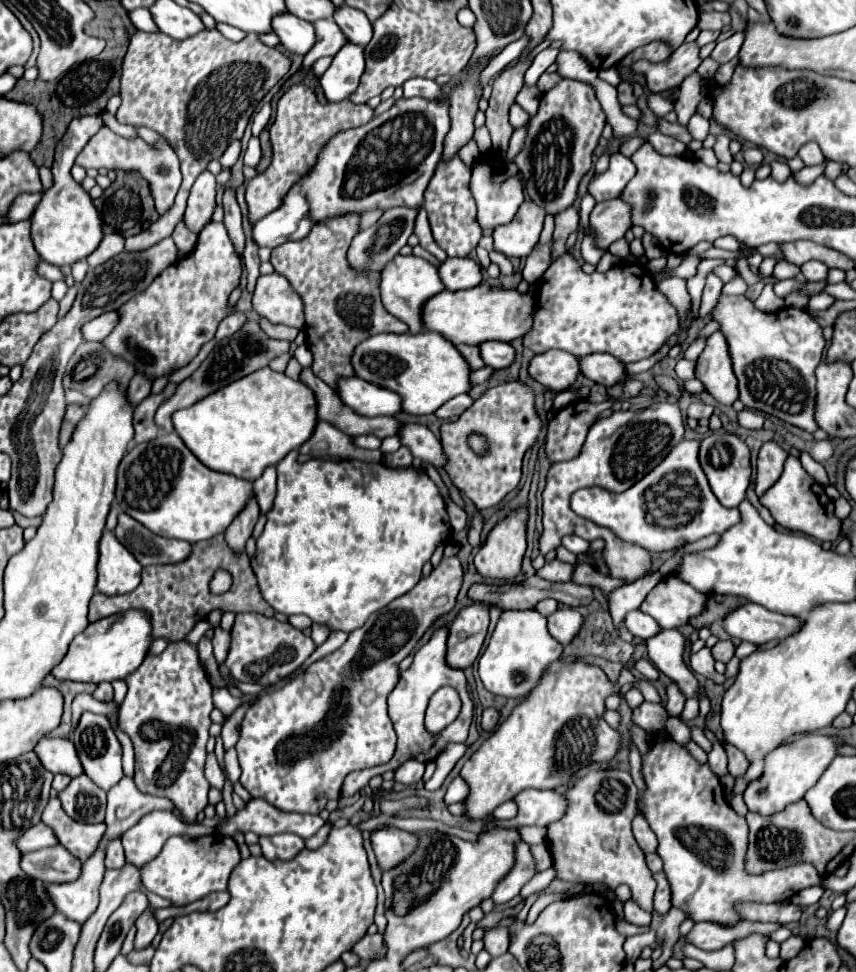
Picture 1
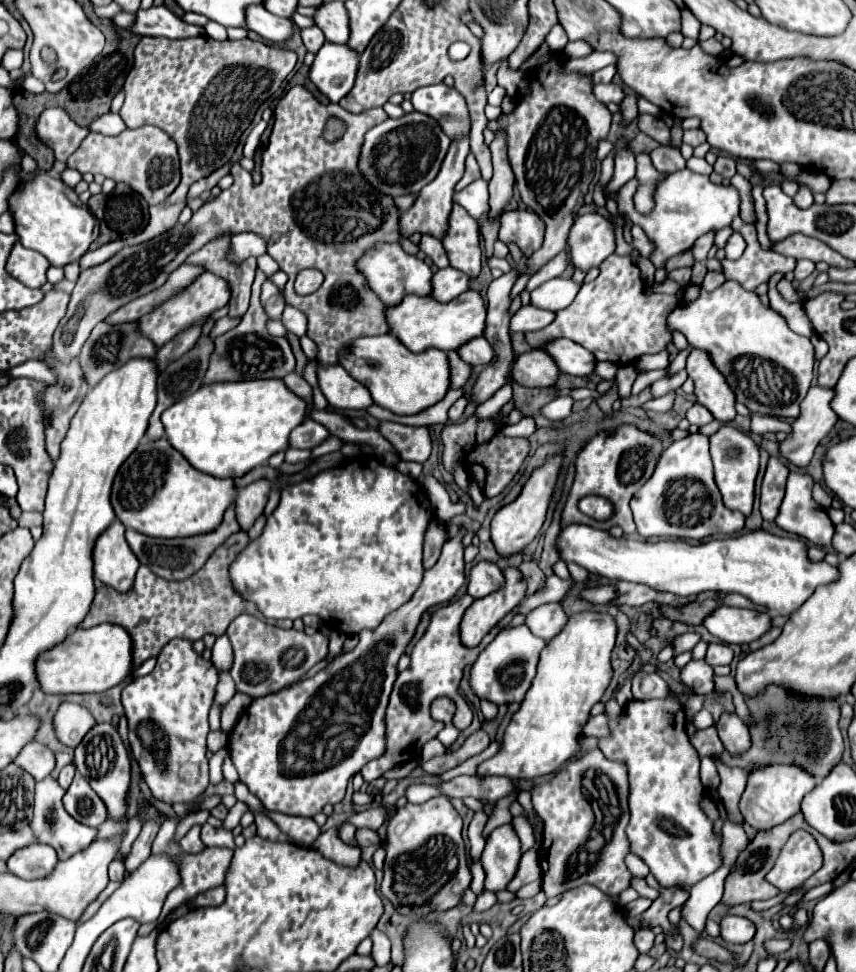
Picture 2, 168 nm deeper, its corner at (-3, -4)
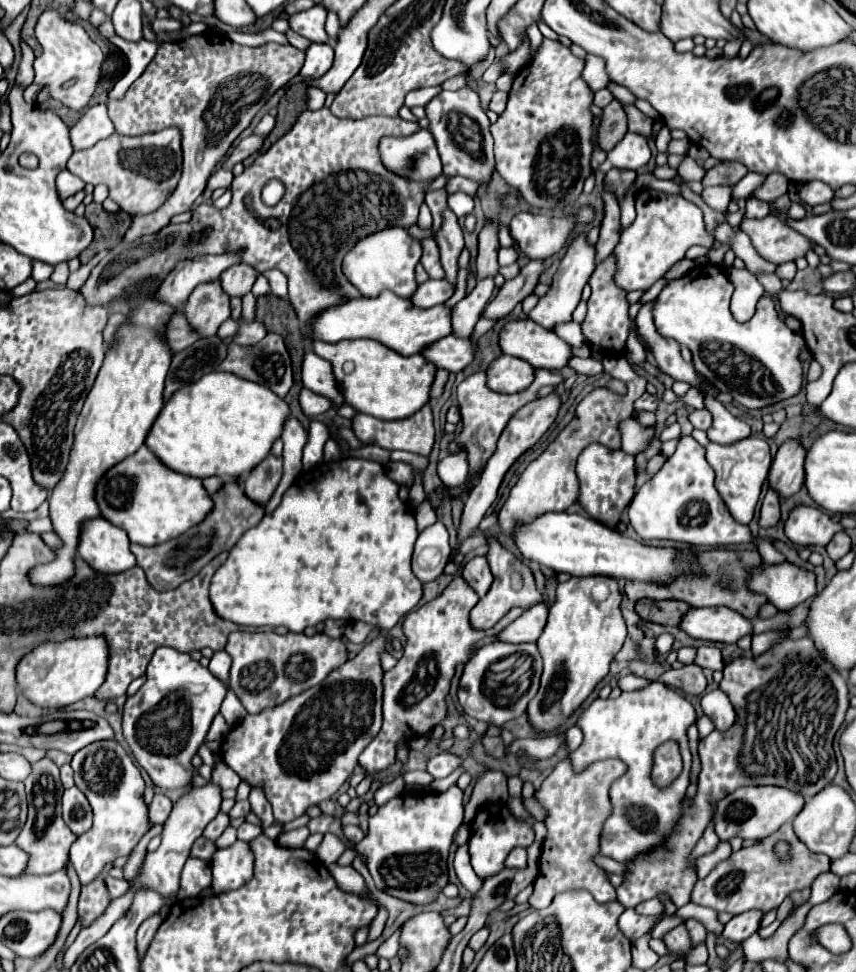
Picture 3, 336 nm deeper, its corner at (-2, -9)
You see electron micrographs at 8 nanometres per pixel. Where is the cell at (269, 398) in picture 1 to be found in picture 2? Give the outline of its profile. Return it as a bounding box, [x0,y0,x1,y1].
[162,380,306,478]

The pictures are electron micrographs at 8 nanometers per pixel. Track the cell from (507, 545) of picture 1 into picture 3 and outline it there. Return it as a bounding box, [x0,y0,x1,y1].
[499,377,645,535]

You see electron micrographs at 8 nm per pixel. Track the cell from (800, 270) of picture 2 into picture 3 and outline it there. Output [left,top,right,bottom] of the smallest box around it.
[775,261,797,279]

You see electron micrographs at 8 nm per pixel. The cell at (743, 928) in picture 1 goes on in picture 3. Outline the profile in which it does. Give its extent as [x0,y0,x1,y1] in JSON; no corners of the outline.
[723,909,763,943]

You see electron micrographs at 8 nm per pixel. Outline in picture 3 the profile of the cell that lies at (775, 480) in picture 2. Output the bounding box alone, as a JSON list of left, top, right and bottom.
[759,491,781,529]

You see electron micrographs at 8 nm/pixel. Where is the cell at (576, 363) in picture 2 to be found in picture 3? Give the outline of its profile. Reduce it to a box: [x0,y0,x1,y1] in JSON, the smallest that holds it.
[499,319,573,369]

